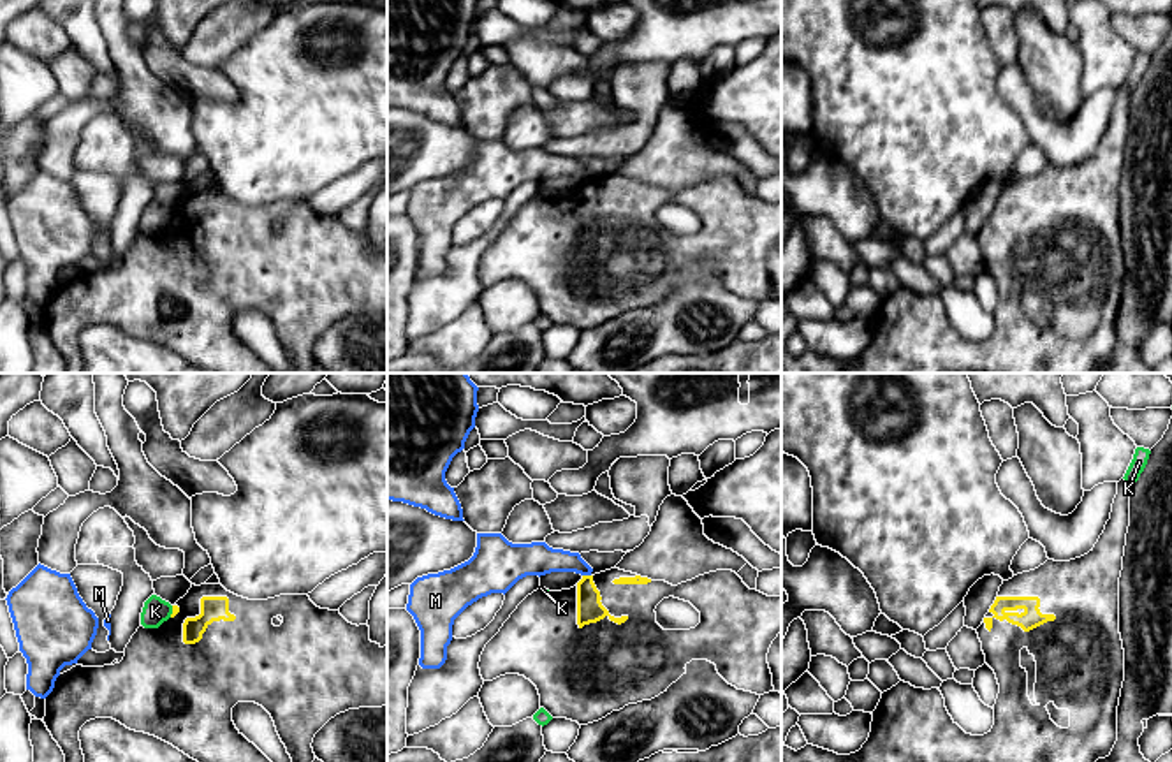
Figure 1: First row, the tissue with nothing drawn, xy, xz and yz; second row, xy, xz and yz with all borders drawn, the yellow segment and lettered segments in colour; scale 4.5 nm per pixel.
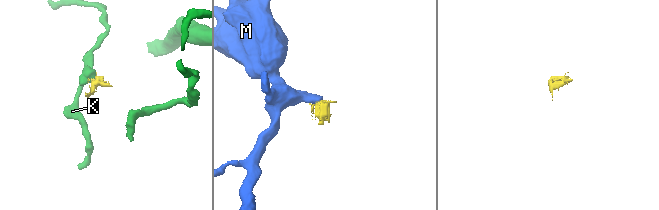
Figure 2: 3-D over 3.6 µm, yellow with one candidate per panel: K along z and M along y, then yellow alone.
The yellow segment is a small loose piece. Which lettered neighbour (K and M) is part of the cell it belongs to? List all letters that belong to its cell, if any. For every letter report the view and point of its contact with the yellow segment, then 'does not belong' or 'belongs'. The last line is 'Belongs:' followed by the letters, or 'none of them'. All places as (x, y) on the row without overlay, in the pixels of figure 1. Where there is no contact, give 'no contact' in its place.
K: meets yellow in xy at (173, 217); does not belong
M: meets yellow in xz at (586, 182); does not belong
Belongs: none of them

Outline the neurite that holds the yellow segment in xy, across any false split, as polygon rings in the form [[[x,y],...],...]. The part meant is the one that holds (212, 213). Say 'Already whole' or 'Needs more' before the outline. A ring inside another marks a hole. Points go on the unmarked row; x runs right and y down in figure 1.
Needs more. [[[201,190],[188,195],[188,199],[172,211],[172,220],[158,234],[144,234],[143,231],[132,241],[125,253],[125,262],[120,269],[104,273],[76,271],[60,280],[55,287],[53,297],[46,303],[44,329],[65,361],[65,373],[83,373],[84,361],[81,355],[79,336],[95,324],[113,324],[130,336],[155,341],[204,373],[278,373],[275,371],[253,348],[250,348],[232,327],[232,313],[238,308],[255,308],[262,311],[273,324],[276,338],[292,364],[292,373],[310,373],[315,366],[311,354],[315,340],[336,320],[359,313],[382,313],[387,311],[387,252],[370,246],[370,232],[348,229],[340,216],[317,213],[308,201],[280,201],[267,206],[248,206],[227,197],[222,190]]]

